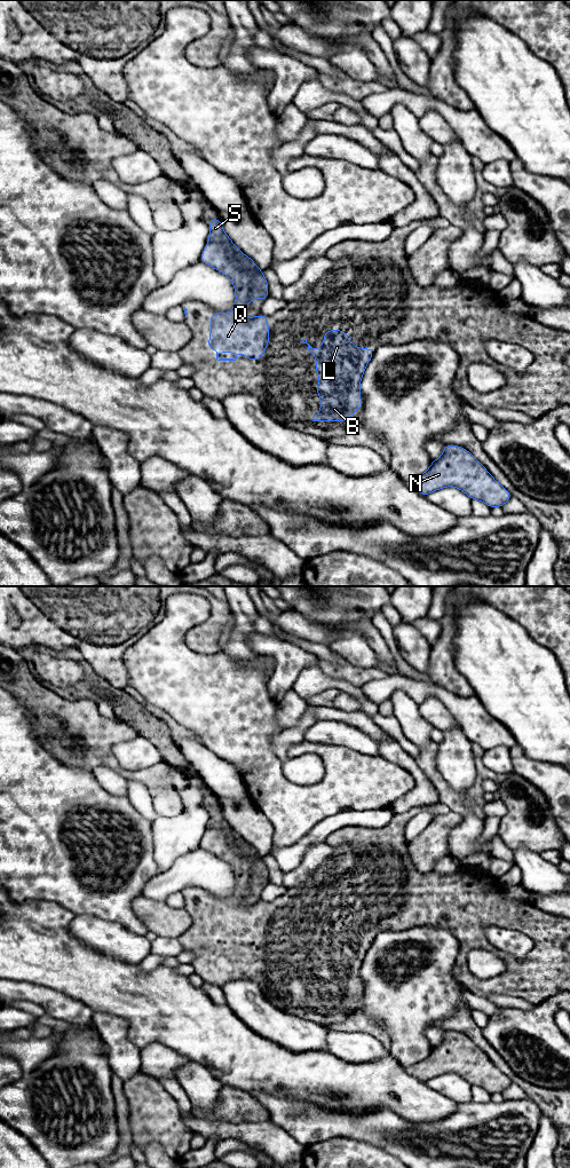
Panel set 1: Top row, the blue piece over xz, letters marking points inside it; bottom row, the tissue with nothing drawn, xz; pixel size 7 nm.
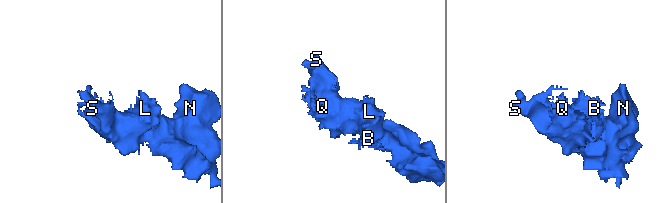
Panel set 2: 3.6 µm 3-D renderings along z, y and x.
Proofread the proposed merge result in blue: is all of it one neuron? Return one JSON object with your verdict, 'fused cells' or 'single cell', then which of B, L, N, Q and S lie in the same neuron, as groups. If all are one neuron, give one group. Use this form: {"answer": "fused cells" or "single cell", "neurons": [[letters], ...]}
{"answer": "single cell", "neurons": [["B", "L", "N", "Q", "S"]]}

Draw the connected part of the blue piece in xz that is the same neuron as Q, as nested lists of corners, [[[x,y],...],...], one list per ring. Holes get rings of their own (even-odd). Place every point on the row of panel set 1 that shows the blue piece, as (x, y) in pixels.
[[[220,218],[208,220],[211,232],[208,242],[201,252],[200,261],[228,276],[233,283],[236,302],[229,314],[215,311],[208,317],[211,322],[211,334],[207,348],[214,348],[217,361],[236,361],[237,354],[243,353],[250,361],[259,361],[264,355],[264,348],[269,346],[269,323],[267,316],[259,314],[247,318],[244,311],[252,299],[264,301],[268,298],[268,281],[263,270],[256,267],[255,262],[245,255],[229,238],[222,228]],[[221,352],[233,352],[233,358],[220,358]]]

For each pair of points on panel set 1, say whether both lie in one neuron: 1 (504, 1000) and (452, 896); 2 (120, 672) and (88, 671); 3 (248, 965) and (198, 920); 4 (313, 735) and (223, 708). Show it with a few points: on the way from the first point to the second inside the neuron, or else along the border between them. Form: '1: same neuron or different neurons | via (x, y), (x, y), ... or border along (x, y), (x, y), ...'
1: different neurons | border along (488, 993), (507, 994), (527, 1001)
2: same neuron | via (112, 672), (96, 671)
3: same neuron | via (231, 963), (224, 963), (198, 937)
4: different neurons | border along (305, 739), (311, 742), (331, 744)

